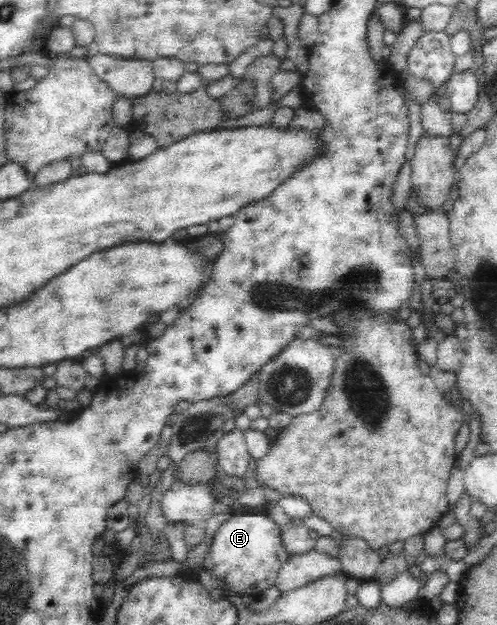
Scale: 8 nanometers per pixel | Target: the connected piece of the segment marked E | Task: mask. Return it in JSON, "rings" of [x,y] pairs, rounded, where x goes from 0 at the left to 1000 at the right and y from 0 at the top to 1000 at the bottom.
{"rings":[[[463,821],[427,859],[419,859],[419,875],[404,910],[423,914],[451,939],[481,954],[517,957],[533,942],[553,936],[567,906],[579,898],[581,885],[565,864],[565,843],[529,821]]]}

